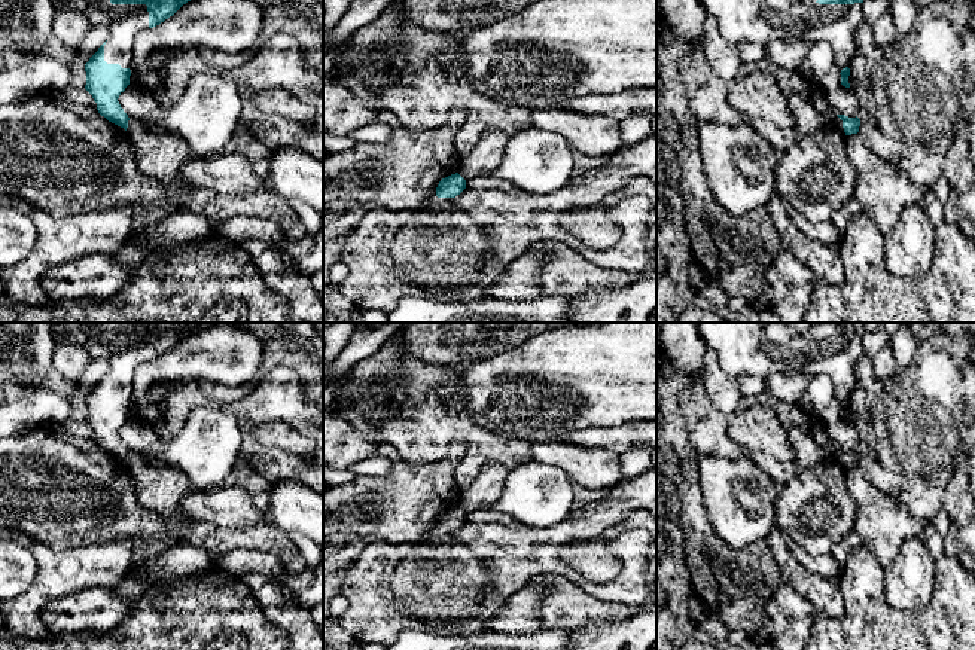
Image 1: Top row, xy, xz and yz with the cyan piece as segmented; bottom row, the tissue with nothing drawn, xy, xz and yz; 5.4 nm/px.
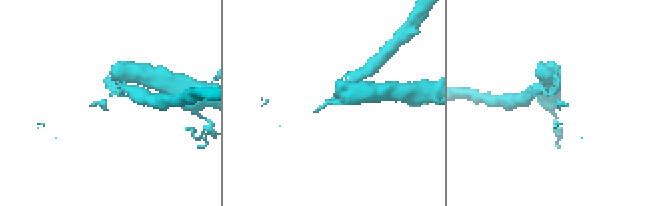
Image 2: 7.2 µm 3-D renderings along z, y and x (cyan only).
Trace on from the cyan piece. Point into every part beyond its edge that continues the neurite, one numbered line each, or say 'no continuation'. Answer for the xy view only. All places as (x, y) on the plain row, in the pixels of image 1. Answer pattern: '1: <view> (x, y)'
1: xy (124, 356)

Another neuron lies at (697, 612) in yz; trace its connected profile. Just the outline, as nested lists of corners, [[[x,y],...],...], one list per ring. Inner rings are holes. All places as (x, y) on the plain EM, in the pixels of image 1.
[[[694,595],[691,599],[689,599],[689,616],[691,619],[697,623],[697,625],[701,625],[707,616],[707,610],[703,604],[703,601]]]

